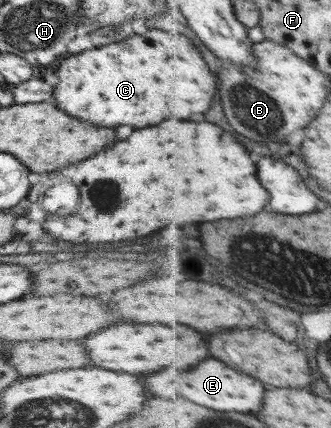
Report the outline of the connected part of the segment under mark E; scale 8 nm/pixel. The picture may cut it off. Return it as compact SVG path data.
M214 358L204 360L200 366L194 366L192 370L186 370L186 372L162 368L158 372L144 376L142 386L150 396L160 396L160 398L184 396L200 406L214 408L220 412L250 412L250 410L260 410L262 406L262 382L246 374L240 374L234 368L228 368L224 362Z

